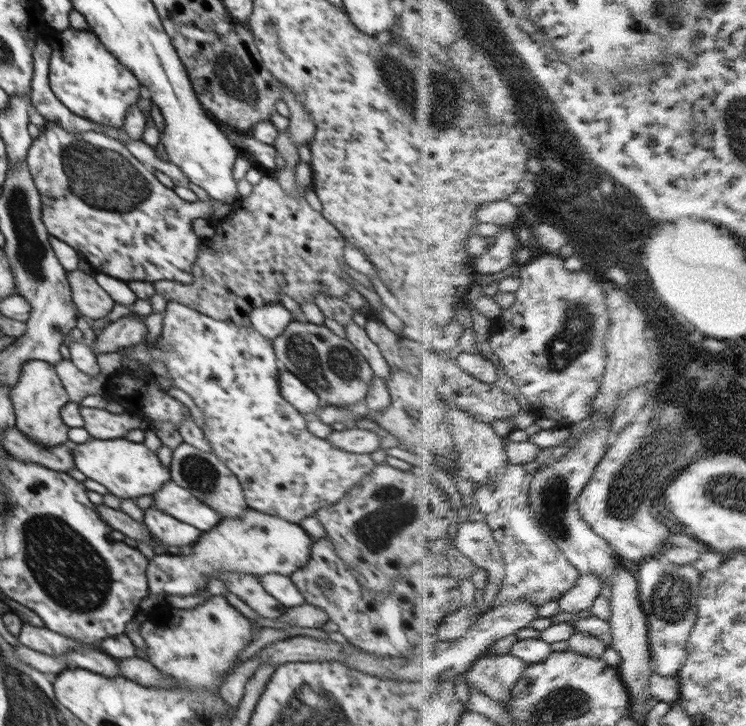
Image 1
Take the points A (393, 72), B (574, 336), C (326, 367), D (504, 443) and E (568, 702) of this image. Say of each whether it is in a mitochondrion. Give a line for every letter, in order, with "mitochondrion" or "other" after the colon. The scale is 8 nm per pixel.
A: mitochondrion
B: mitochondrion
C: mitochondrion
D: other
E: mitochondrion

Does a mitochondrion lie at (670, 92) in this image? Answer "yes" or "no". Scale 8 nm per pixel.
no

